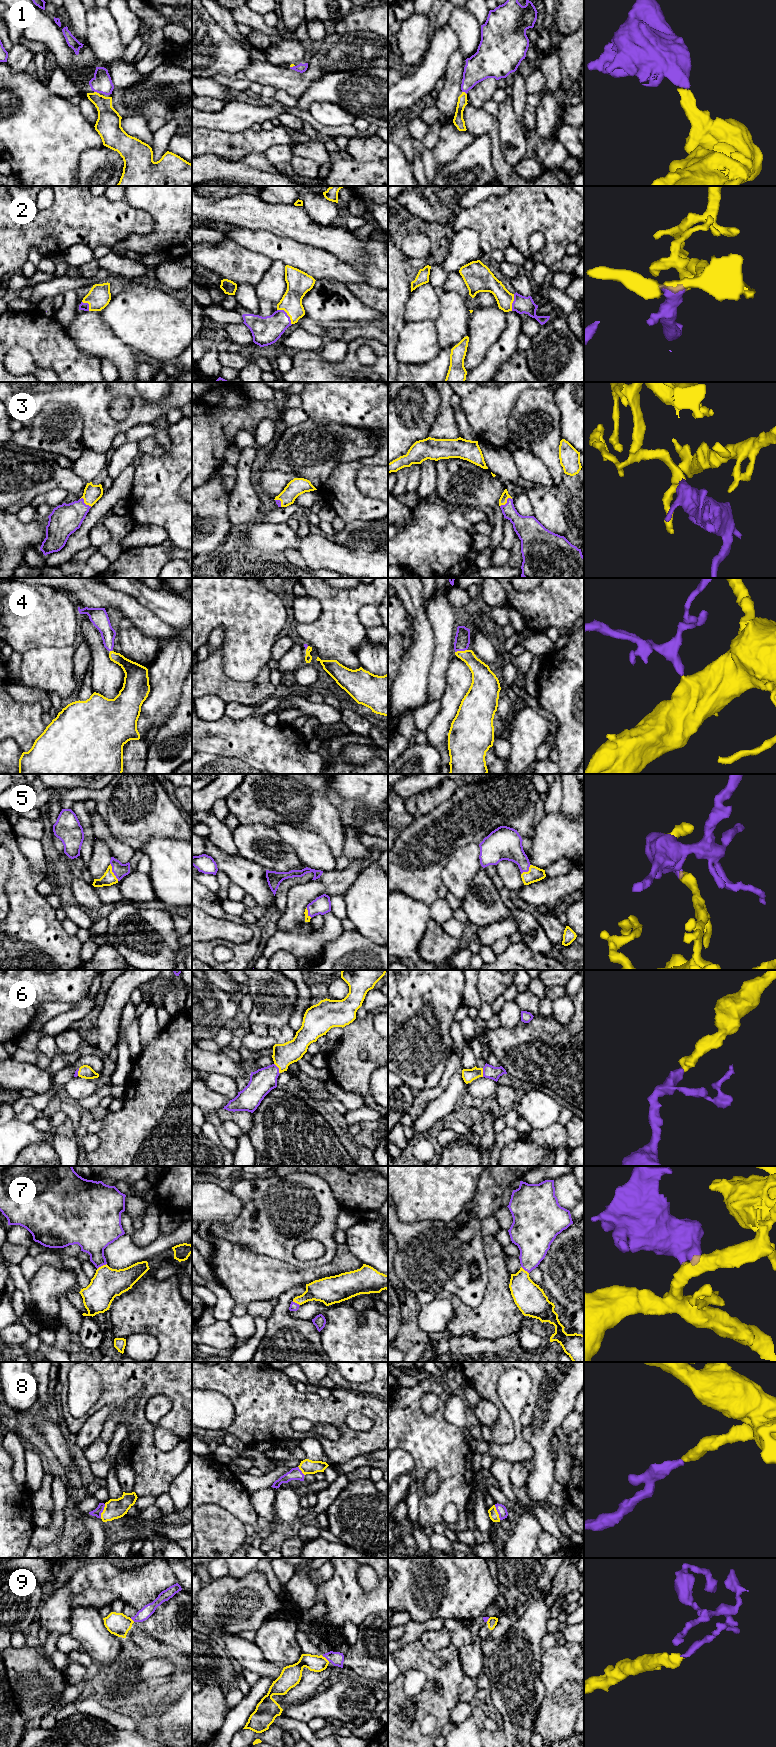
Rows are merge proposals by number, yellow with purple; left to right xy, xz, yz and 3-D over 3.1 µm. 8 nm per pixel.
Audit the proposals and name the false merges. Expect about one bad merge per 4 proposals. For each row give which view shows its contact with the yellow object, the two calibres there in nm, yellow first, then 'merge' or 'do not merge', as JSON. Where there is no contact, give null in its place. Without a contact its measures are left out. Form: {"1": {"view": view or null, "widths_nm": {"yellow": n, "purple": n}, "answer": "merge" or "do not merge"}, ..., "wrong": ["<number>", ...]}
{"1": {"view": "xy", "widths_nm": {"yellow": 190, "purple": 160}, "answer": "merge"}, "2": {"view": "xz", "widths_nm": {"yellow": 180, "purple": 220}, "answer": "merge"}, "3": {"view": "yz", "widths_nm": {"yellow": 60, "purple": 180}, "answer": "merge"}, "4": {"view": "yz", "widths_nm": {"yellow": 160, "purple": 130}, "answer": "merge"}, "5": {"view": "xy", "widths_nm": {"yellow": 110, "purple": 120}, "answer": "merge"}, "6": {"view": "xz", "widths_nm": {"yellow": 180, "purple": 200}, "answer": "merge"}, "7": {"view": "xy", "widths_nm": {"yellow": 260, "purple": 280}, "answer": "merge"}, "8": {"view": "yz", "widths_nm": {"yellow": 80, "purple": 80}, "answer": "merge"}, "9": {"view": "xz", "widths_nm": {"yellow": 130, "purple": 110}, "answer": "do not merge"}, "wrong": ["9"]}

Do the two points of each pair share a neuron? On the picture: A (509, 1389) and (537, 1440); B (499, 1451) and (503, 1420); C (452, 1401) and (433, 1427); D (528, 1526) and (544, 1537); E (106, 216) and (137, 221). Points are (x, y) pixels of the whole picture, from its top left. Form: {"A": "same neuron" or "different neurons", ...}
{"A": "different neurons", "B": "different neurons", "C": "different neurons", "D": "different neurons", "E": "same neuron"}

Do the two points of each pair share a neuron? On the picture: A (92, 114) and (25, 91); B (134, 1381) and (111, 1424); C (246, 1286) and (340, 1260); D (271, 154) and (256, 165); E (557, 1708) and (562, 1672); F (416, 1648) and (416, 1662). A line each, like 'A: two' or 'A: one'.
A: two
B: one
C: one
D: two
E: one
F: one

